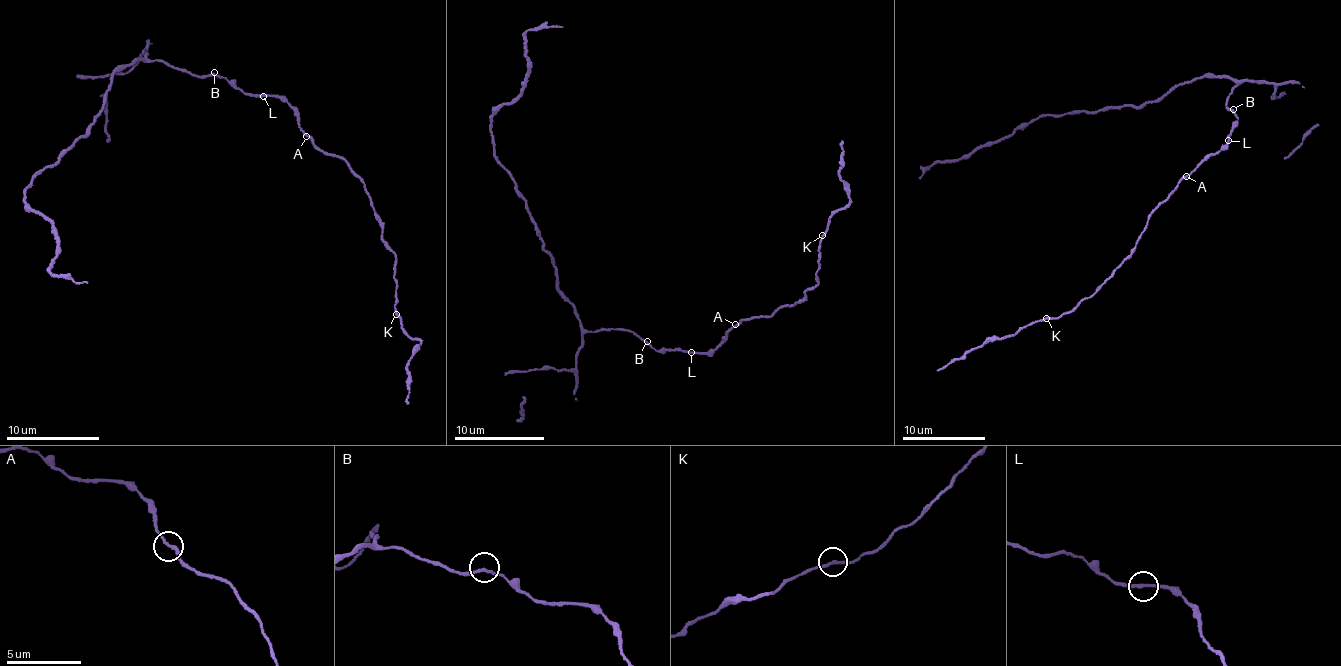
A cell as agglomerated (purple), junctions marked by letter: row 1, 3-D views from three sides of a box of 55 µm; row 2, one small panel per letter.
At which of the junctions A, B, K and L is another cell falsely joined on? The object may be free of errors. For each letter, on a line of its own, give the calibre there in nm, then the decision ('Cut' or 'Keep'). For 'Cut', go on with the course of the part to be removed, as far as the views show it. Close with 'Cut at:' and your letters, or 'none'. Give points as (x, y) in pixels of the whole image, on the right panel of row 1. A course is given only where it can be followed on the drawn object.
A: Thickness 180 nm. Keep
B: Thickness 170 nm. Keep
K: Thickness 180 nm. Keep
L: Thickness 180 nm. Keep
Cut at: none

